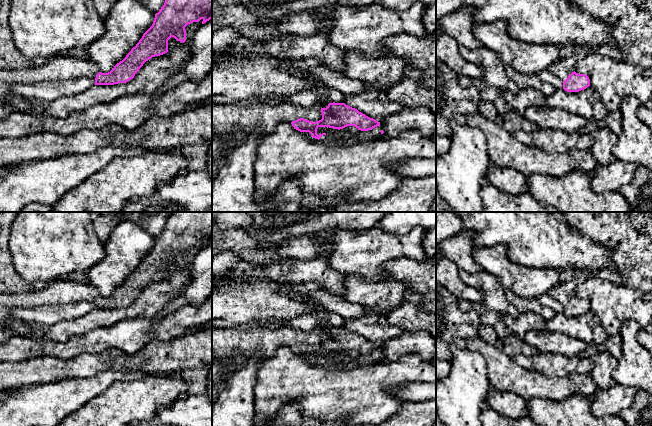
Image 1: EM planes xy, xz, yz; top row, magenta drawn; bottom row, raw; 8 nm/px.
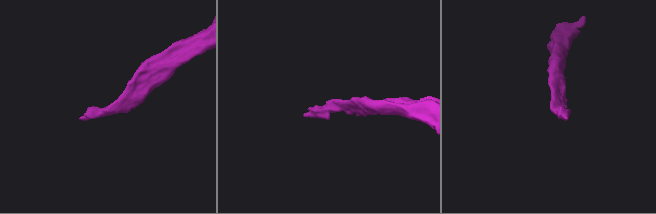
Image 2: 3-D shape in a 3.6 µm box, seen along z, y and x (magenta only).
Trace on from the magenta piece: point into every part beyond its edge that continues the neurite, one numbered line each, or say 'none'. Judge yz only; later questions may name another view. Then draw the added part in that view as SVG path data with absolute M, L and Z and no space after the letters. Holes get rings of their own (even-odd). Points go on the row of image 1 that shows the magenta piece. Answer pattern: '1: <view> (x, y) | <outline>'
1: yz (564, 67) | M570 56L559 59L549 67L549 71L557 75L562 81L565 81L568 76L574 72L578 56Z

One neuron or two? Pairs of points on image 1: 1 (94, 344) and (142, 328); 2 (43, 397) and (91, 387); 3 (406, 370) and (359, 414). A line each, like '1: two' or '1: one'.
1: one
2: one
3: one

